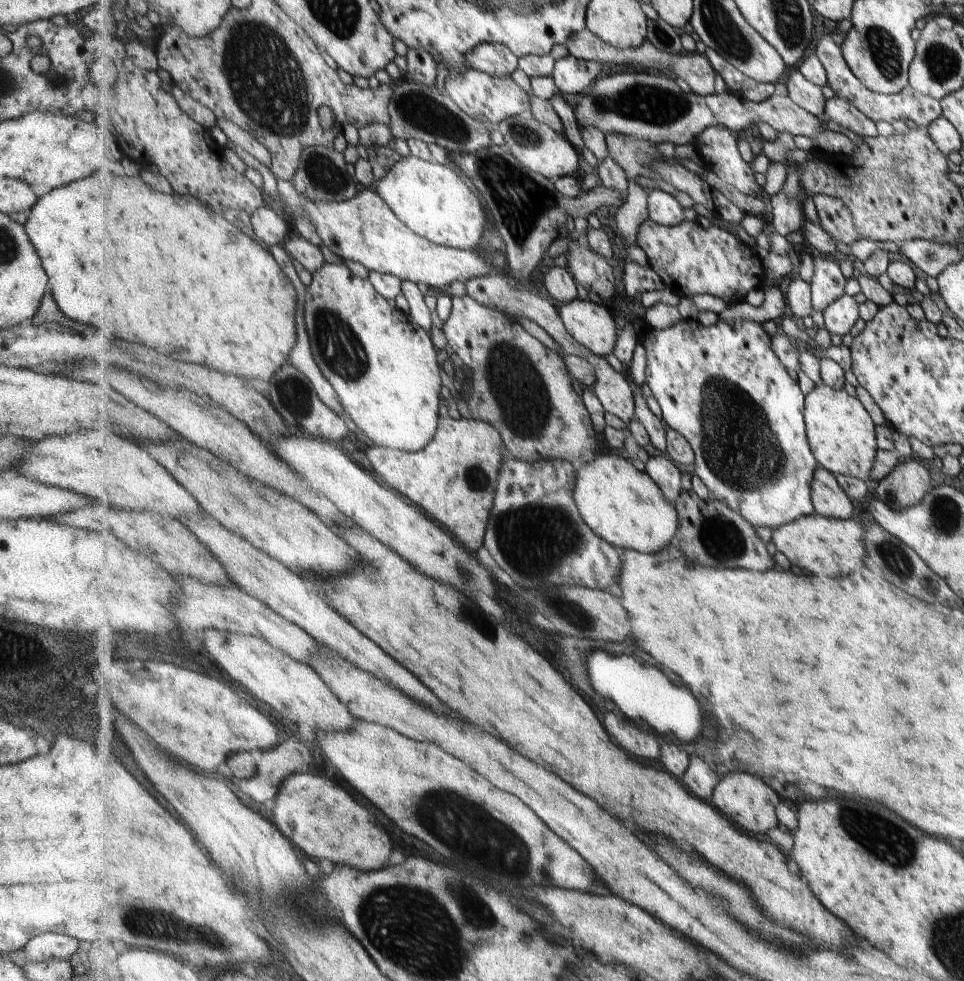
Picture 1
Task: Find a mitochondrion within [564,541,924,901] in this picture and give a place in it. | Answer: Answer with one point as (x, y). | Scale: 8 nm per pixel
(887, 840)

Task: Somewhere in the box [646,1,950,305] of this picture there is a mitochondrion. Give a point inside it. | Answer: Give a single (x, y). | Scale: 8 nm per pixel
(884, 49)

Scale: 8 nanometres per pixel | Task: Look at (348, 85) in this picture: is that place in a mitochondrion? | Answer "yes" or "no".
no

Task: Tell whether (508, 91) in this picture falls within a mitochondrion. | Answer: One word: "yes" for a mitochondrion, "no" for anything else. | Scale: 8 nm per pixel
no

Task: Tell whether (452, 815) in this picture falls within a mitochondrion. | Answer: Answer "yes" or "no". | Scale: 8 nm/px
yes

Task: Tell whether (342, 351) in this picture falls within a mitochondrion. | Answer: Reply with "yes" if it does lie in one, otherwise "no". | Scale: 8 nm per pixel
yes

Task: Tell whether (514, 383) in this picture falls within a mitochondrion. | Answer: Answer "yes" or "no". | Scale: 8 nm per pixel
yes

